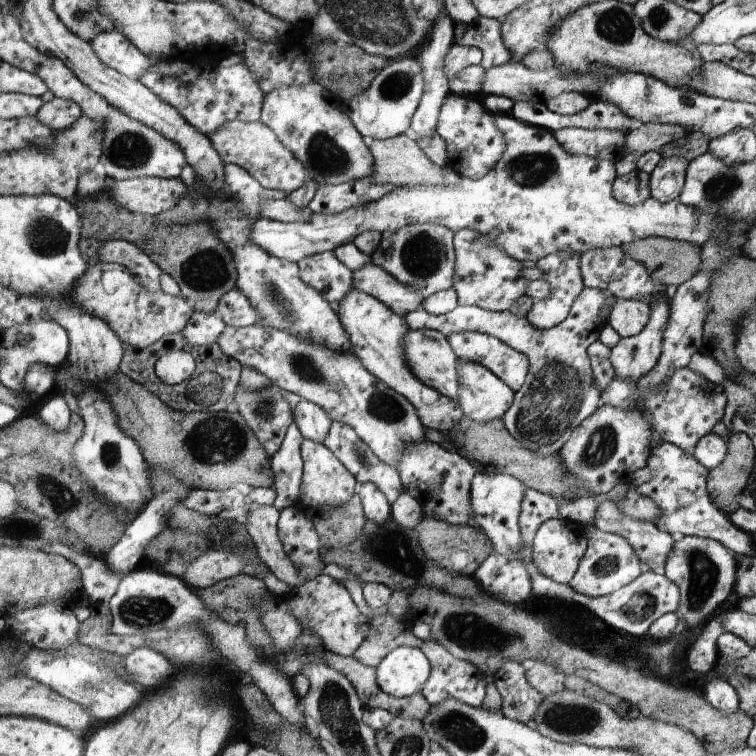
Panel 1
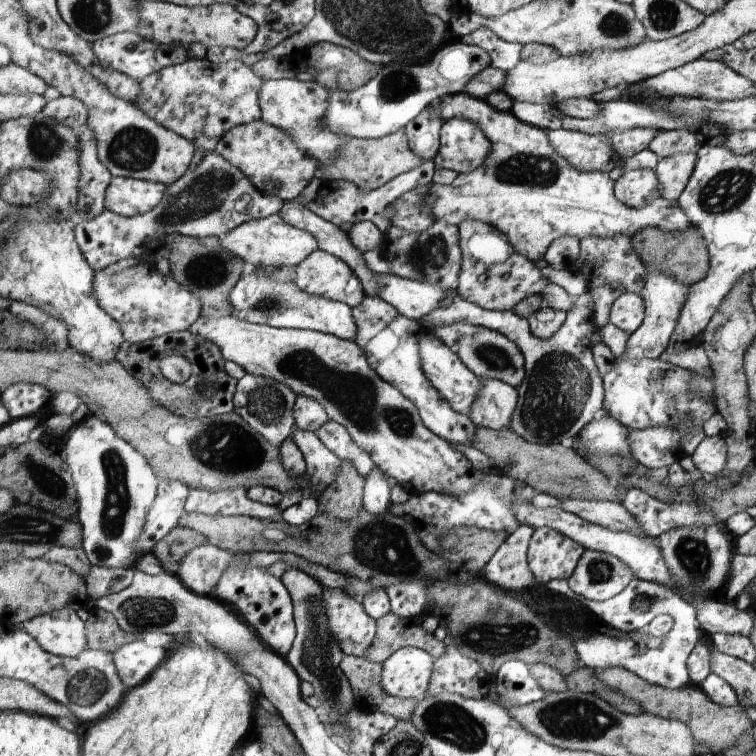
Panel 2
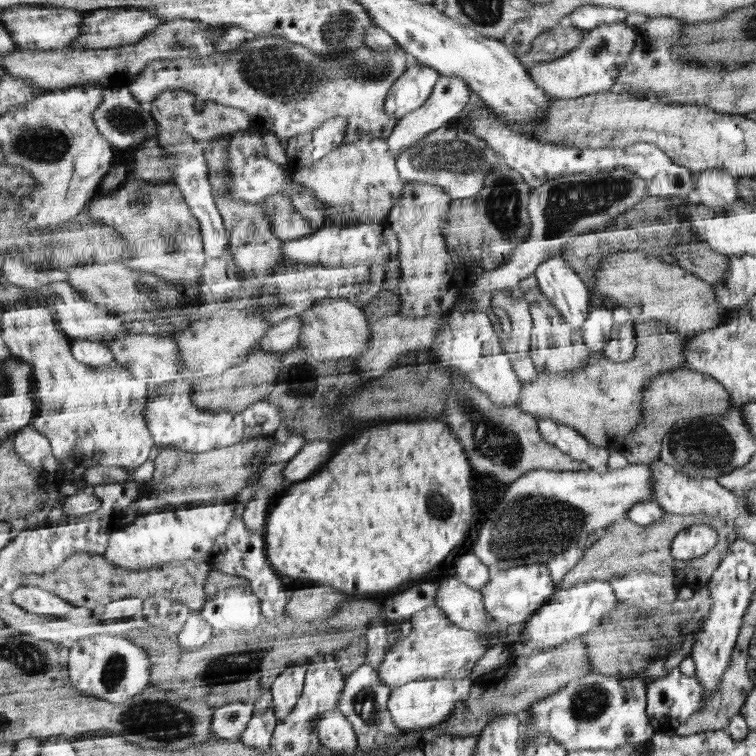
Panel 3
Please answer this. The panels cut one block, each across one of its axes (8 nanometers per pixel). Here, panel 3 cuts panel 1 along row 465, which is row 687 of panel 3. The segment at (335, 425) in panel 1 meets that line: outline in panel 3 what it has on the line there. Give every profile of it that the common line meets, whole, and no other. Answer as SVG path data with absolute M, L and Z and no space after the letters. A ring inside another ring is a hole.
M365 663L359 670L346 676L345 687L338 703L338 709L350 722L355 730L359 746L364 752L371 752L392 744L398 738L402 738L401 731L393 721L388 710L388 703L393 689L382 684L381 678L371 664Z

